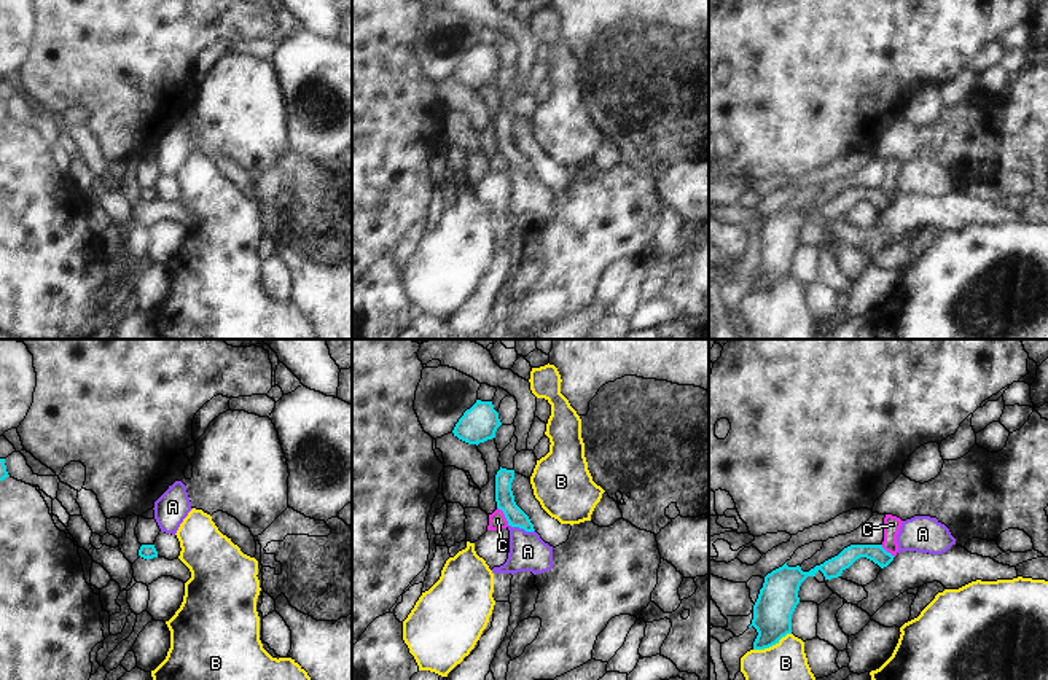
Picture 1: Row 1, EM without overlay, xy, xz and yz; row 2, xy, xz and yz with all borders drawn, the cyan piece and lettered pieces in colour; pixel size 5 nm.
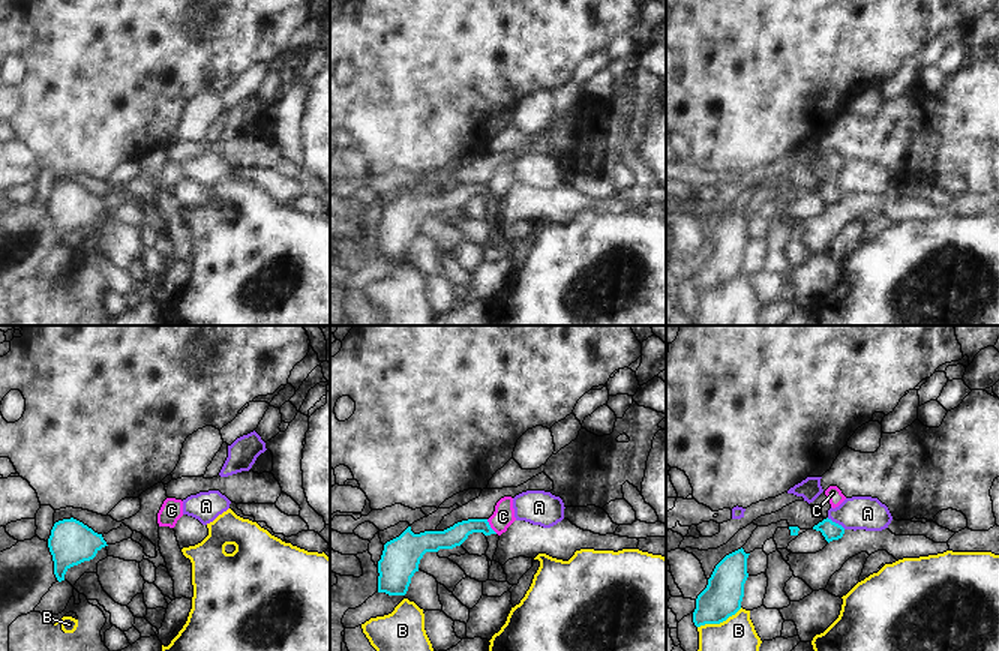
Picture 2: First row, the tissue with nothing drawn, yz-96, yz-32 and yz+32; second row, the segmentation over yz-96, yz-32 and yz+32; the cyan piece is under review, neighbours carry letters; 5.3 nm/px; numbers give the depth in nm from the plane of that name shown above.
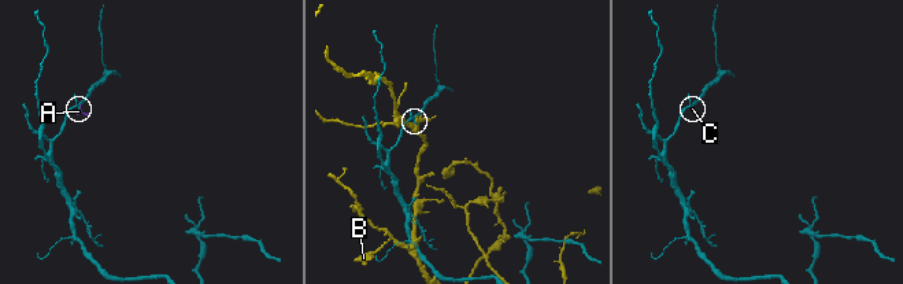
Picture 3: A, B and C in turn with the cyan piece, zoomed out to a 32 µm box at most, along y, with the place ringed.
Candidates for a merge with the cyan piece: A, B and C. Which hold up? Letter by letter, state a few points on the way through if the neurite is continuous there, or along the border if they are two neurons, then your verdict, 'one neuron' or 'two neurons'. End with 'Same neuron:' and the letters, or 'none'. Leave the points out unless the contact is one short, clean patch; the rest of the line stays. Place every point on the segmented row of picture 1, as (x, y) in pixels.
A: along xz (508, 524), (534, 531) | two neurons
B: two neurons
C: along xz (497, 507), (508, 524) | two neurons
Same neuron: none

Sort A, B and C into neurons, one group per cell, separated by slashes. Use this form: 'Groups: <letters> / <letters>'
Groups: A / B / C

